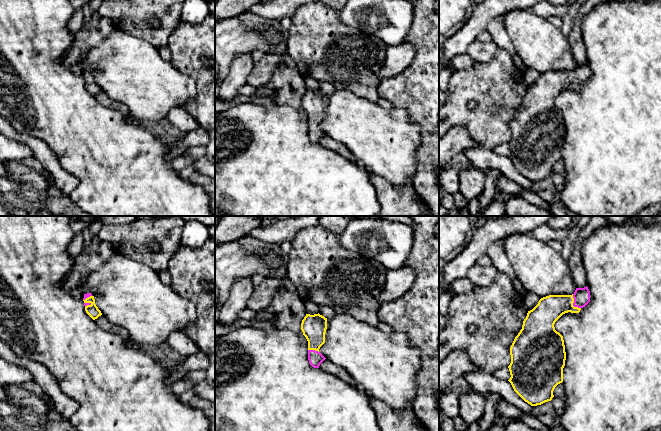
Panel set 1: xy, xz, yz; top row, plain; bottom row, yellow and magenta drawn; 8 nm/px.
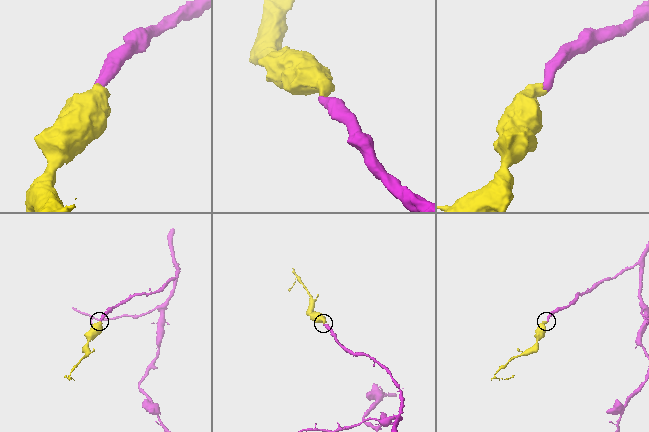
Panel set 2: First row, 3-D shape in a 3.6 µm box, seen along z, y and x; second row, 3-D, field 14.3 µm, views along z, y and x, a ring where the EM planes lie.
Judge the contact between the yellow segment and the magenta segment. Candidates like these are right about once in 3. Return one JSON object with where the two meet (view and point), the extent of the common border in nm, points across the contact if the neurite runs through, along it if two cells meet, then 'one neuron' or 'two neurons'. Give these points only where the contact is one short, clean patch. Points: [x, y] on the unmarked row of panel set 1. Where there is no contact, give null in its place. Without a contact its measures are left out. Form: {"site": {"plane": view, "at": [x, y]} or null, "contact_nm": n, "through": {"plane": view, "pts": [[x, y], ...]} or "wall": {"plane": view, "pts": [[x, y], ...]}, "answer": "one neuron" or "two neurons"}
{"site": {"plane": "yz", "at": [573, 78]}, "contact_nm": 140, "through": {"plane": "yz", "pts": [[549, 85], [559, 80], [573, 78], [581, 72]]}, "answer": "one neuron"}

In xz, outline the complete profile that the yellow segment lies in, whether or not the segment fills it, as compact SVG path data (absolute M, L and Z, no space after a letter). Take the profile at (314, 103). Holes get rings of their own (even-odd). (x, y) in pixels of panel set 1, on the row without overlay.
M306 90L301 99L301 106L308 117L308 136L312 143L319 144L326 135L320 128L320 123L325 119L327 94L318 90Z

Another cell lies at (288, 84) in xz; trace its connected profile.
M286 64L278 68L271 76L269 82L258 87L252 96L270 96L275 92L277 105L291 107L303 111L301 99L306 92L304 77L298 70Z

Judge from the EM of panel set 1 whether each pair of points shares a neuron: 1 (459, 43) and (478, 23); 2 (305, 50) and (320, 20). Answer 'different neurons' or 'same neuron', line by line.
1: same neuron
2: same neuron

